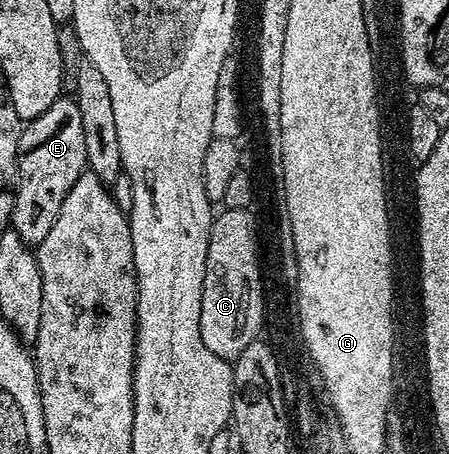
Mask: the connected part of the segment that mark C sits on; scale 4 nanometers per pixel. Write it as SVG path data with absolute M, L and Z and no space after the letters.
M226 208L220 209L214 215L211 223L211 231L209 232L209 252L205 260L205 280L201 288L201 340L205 340L205 348L209 348L209 352L213 352L217 356L234 360L241 352L245 352L245 348L249 348L249 344L256 341L260 337L259 329L261 331L265 326L265 289L263 284L263 274L260 270L261 247L259 248L259 238L255 235L255 218L251 215L250 209L246 210L228 210Z

